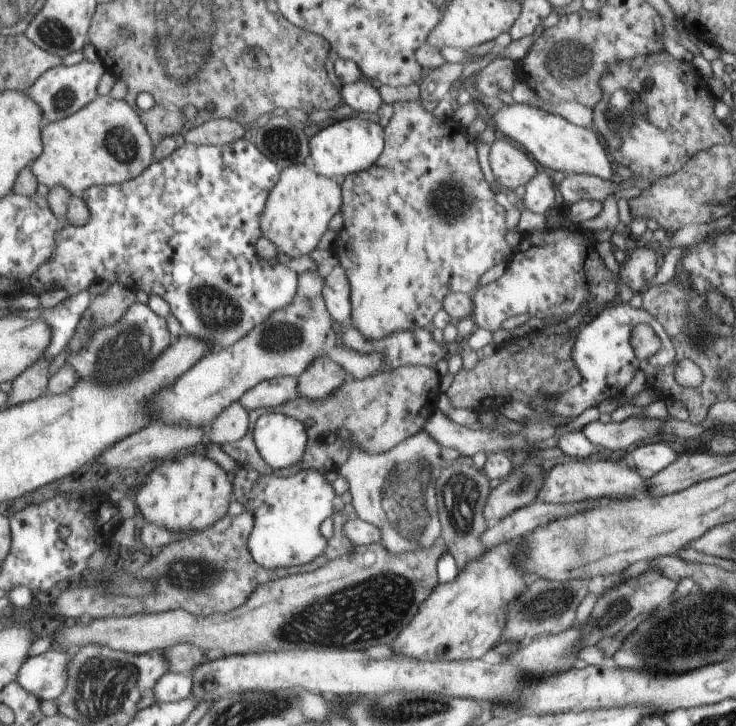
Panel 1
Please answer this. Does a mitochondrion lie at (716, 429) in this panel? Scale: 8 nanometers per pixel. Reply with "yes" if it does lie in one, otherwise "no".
no

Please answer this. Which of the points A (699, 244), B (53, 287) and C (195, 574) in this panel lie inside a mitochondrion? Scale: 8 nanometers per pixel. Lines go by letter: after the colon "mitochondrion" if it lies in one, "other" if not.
A: other
B: other
C: mitochondrion

